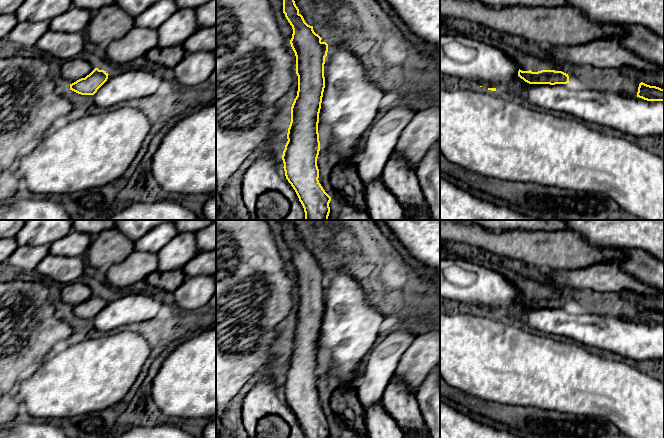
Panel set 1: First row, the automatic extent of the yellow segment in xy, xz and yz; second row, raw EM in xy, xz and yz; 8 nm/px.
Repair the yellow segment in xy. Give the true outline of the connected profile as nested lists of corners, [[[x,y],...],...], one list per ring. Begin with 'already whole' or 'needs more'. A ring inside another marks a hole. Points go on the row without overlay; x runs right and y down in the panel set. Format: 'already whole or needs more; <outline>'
already whole; [[[95,292],[85,302],[81,302],[70,308],[70,314],[81,319],[94,319],[107,305],[108,299],[106,295]]]

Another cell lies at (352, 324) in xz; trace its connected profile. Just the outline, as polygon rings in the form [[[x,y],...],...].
[[[348,267],[328,269],[327,283],[324,288],[325,312],[319,337],[318,357],[321,370],[328,370],[329,375],[339,379],[338,387],[352,384],[357,376],[355,369],[363,357],[380,340],[381,332],[391,321],[377,307],[377,297],[370,295],[366,288],[357,281]]]

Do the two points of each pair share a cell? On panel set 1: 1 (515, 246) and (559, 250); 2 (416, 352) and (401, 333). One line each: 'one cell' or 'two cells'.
1: one cell
2: two cells

